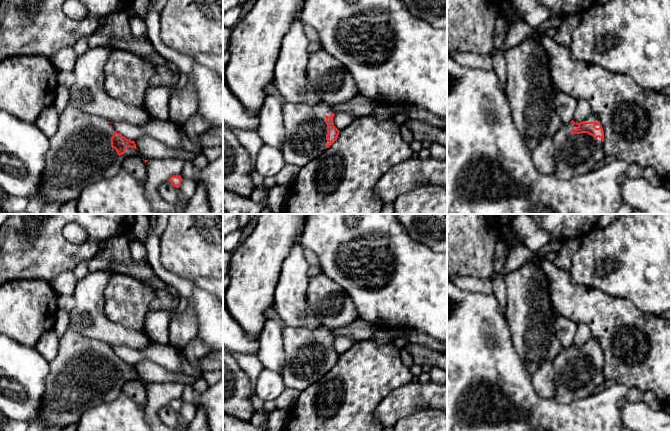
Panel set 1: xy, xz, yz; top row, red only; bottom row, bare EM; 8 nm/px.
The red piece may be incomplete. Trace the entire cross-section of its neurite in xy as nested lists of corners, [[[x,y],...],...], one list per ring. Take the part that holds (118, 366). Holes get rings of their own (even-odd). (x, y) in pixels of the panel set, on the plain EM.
[[[70,323],[59,340],[57,356],[49,368],[38,416],[27,422],[27,431],[45,431],[52,427],[61,431],[70,424],[77,424],[85,411],[113,401],[122,392],[123,383],[140,381],[134,365],[118,357],[105,342],[77,333]]]

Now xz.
[[[286,325],[282,334],[285,362],[281,374],[287,388],[303,391],[319,381],[337,364],[340,355],[333,347],[335,338],[331,329],[324,325],[314,330]]]

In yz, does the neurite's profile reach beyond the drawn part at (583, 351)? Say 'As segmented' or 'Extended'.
Extended

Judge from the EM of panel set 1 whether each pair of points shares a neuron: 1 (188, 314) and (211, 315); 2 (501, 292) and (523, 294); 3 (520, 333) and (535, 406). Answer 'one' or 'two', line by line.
1: two
2: two
3: two

